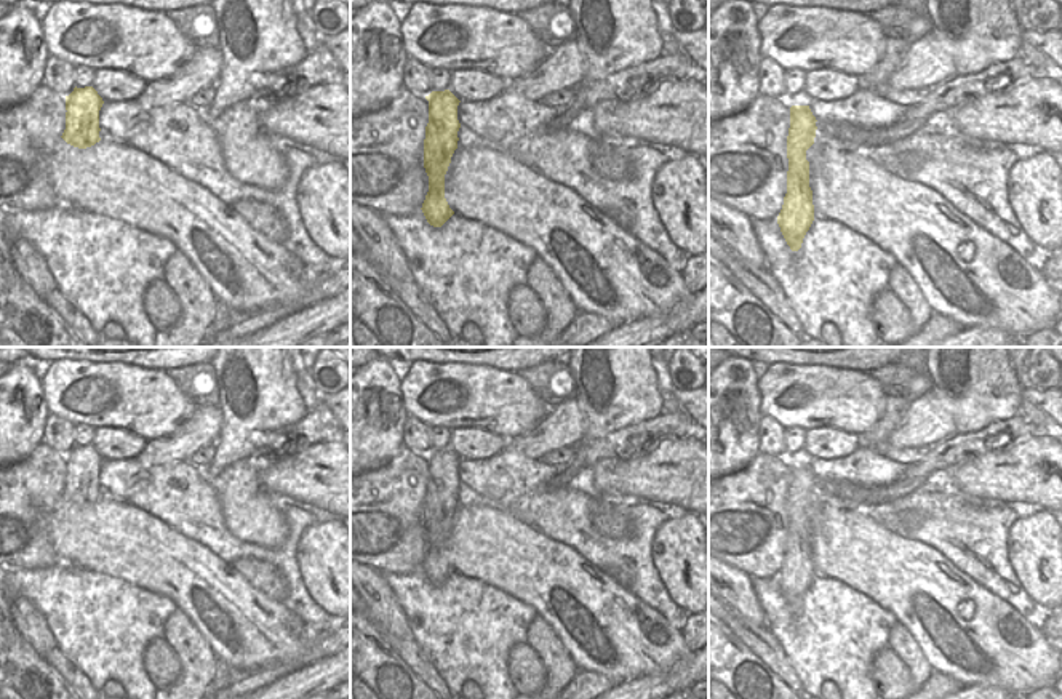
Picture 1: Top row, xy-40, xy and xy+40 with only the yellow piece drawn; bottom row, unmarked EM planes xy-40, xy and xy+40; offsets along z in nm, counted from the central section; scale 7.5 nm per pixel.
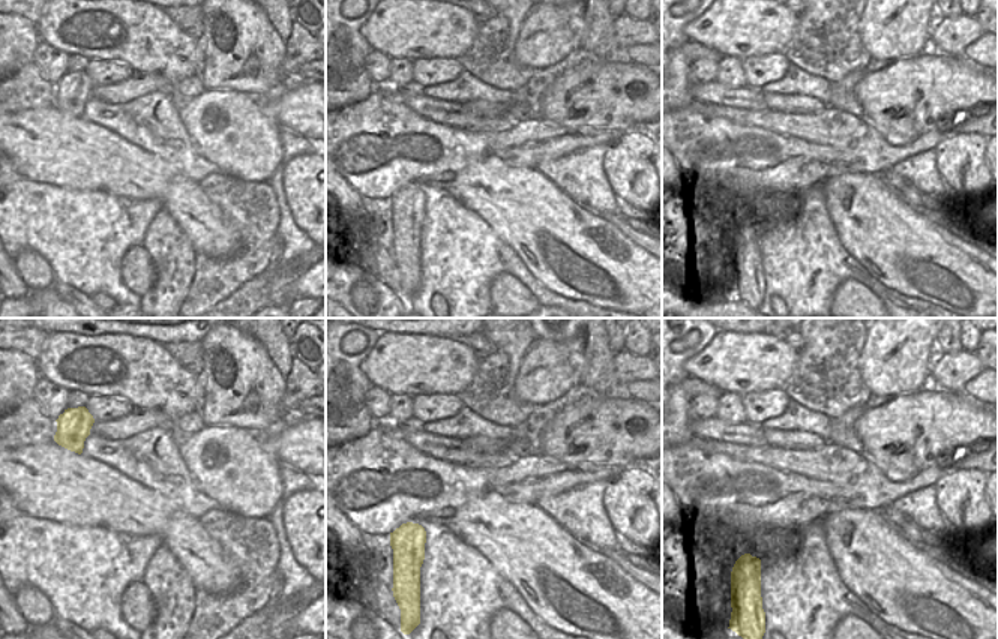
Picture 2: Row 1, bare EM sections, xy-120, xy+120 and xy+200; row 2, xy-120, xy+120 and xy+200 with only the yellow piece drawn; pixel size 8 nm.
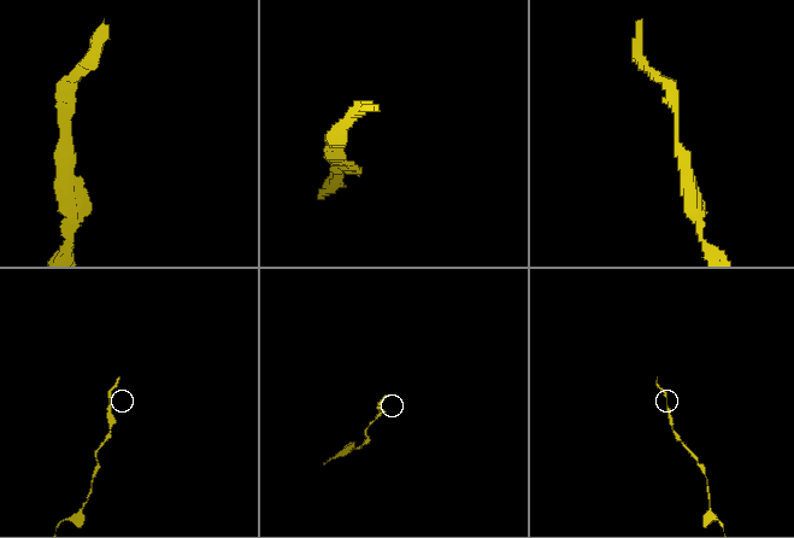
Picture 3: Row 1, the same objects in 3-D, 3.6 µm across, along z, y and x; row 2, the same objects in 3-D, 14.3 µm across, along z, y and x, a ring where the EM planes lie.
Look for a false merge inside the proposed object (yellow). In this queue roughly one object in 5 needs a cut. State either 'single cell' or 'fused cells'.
single cell

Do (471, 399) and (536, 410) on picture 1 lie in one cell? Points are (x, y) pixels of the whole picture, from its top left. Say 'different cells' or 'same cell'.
same cell

